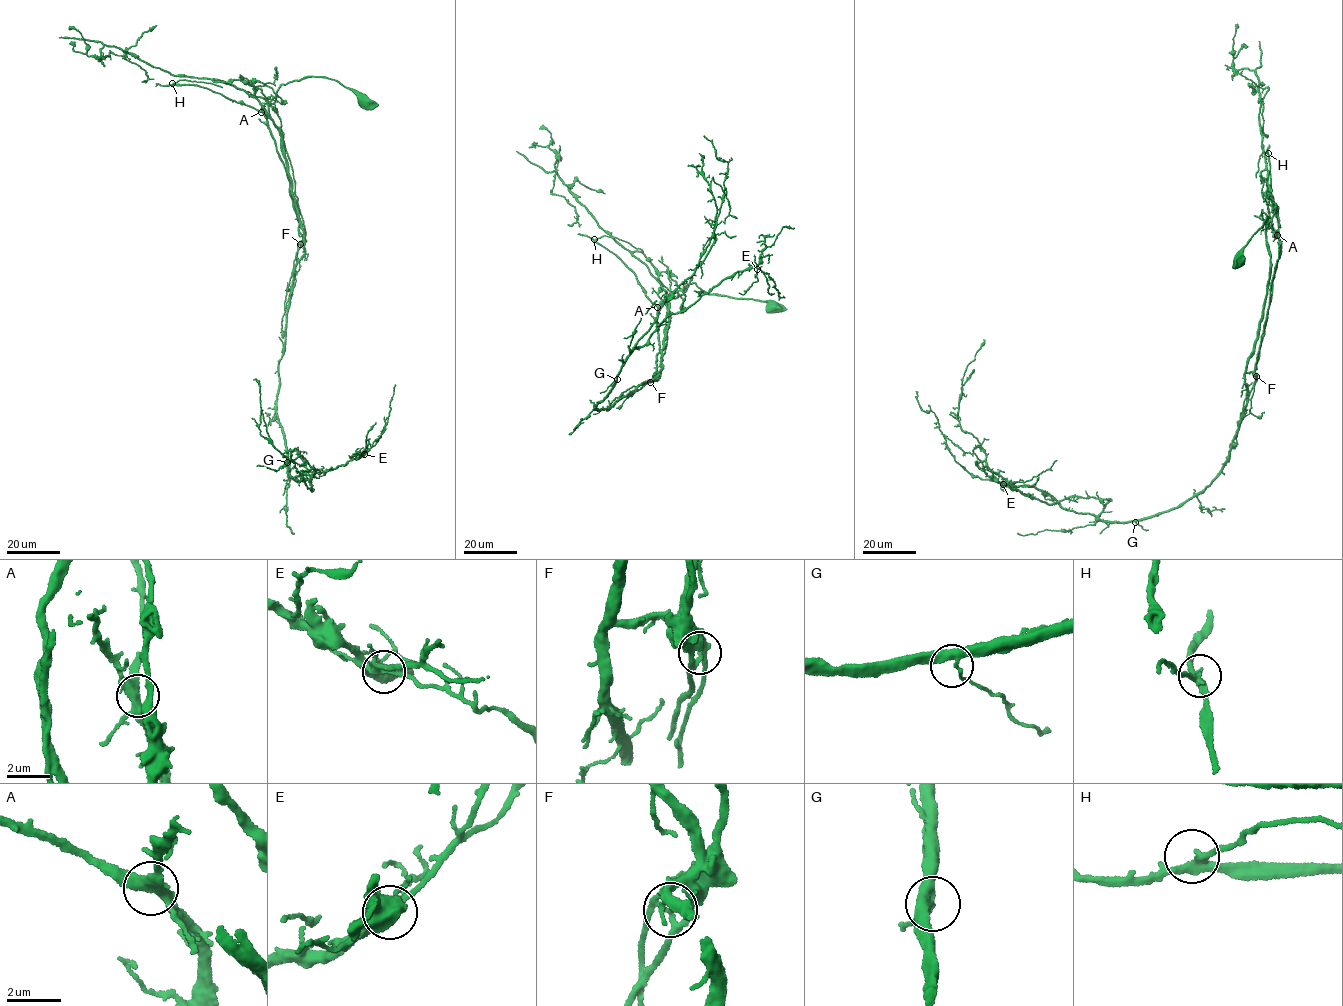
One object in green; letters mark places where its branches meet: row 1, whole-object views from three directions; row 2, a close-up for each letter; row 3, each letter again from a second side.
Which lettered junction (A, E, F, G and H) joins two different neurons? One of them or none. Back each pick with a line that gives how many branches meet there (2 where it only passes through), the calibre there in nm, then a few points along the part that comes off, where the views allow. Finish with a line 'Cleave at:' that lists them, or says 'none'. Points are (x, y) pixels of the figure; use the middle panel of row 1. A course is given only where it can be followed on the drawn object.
F: 4 branches meet; 190 nm thick; foreign part runs (650, 382), (619, 407)
Cleave at: F

